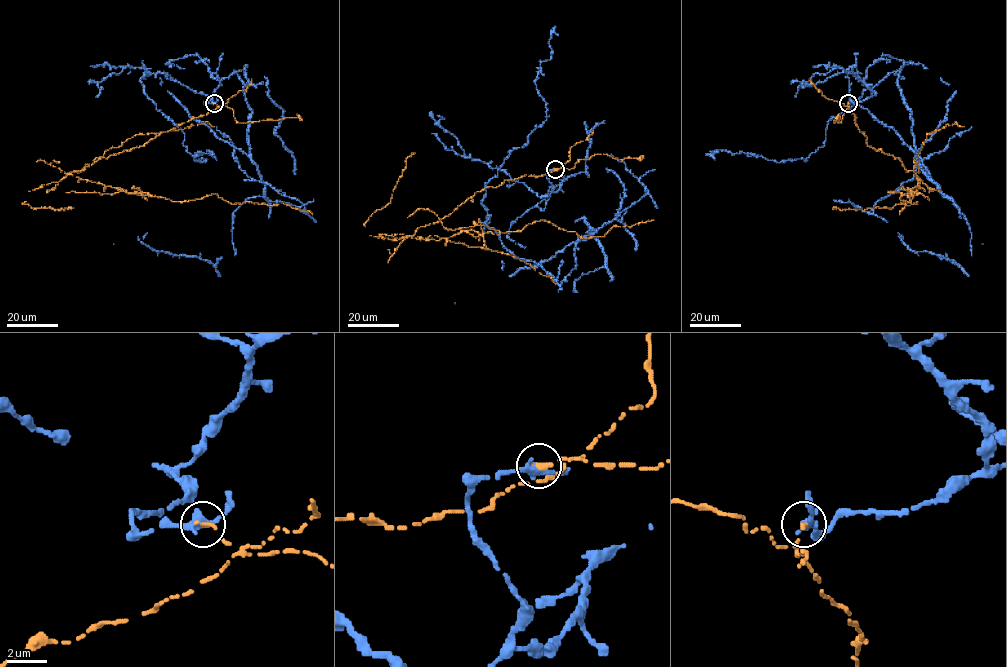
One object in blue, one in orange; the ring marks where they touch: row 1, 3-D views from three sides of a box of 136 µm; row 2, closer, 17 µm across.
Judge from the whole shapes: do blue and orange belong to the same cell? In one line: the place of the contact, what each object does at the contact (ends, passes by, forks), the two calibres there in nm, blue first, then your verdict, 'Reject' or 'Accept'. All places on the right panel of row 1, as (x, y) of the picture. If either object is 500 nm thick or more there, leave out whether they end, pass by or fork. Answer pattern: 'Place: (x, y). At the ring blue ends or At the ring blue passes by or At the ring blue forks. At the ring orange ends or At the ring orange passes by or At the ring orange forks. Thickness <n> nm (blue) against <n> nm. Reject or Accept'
Place: (848, 103). At the ring blue passes by. At the ring orange ends. Thickness 380 nm (blue) against 280 nm. Reject

